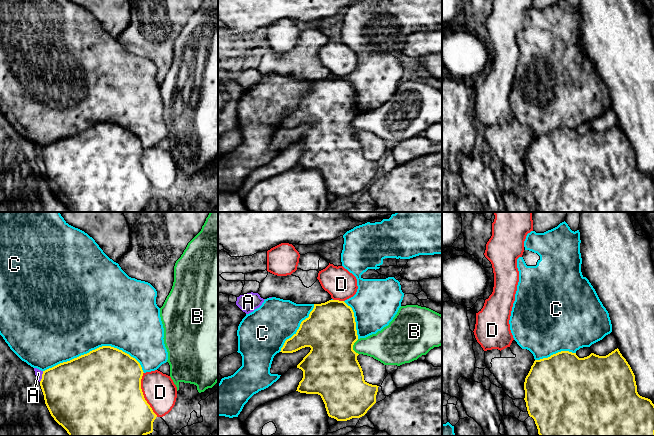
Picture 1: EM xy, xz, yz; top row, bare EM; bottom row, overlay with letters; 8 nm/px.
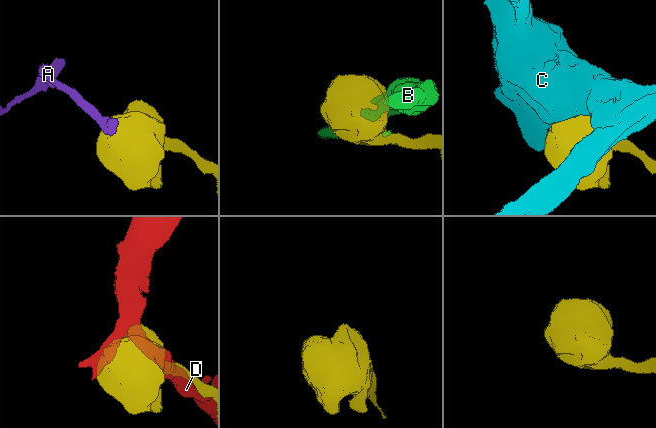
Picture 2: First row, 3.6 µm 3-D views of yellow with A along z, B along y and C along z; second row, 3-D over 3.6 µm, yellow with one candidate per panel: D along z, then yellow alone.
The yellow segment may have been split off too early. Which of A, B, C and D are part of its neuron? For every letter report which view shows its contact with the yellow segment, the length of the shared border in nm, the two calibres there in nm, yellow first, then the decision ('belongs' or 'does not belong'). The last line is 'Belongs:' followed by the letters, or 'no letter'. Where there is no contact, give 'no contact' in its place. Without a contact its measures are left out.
A: meets yellow in xy; contact 90 nm long; 440 nm thick on the yellow side, 60 nm on the other; does not belong
B: meets yellow in xz; contact 130 nm long; 440 nm thick on the yellow side, 240 nm on the other; does not belong
C: meets yellow in xy; contact 800 nm long; 500 nm thick on the yellow side, 500 nm on the other; does not belong
D: meets yellow in xy; contact 380 nm long; 500 nm thick on the yellow side, 260 nm on the other; does not belong
Belongs: no letter

